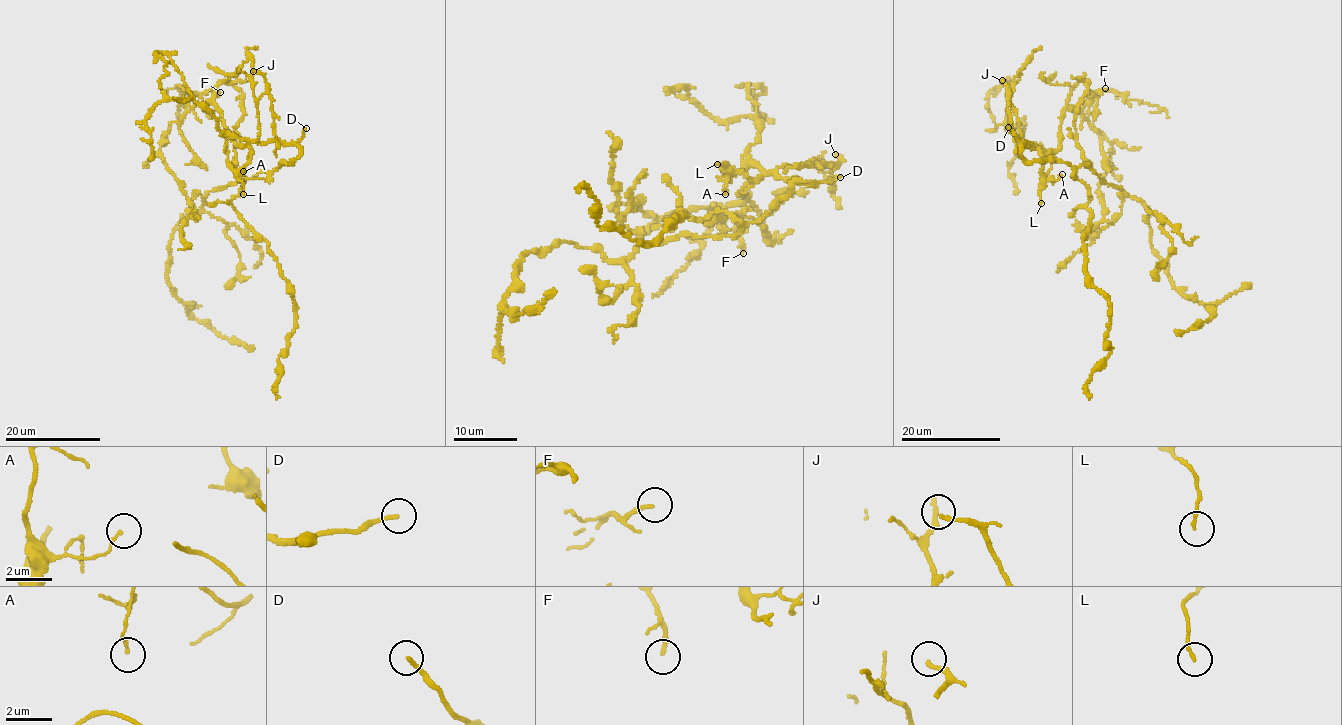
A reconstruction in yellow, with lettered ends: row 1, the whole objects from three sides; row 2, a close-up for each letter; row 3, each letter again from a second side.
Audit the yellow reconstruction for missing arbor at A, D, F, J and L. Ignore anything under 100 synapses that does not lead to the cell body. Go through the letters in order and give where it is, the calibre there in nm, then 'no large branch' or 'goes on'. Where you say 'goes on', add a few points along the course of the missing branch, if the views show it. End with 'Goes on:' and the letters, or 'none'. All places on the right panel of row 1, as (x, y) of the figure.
A: at (1062, 174); 130 nm thick; no large branch
D: at (1008, 127); 160 nm thick; goes on; missing branch runs (1008, 127), (1000, 106), (950, 65), (927, 62), (914, 66), (901, 75), (896, 85)
F: at (1105, 88); 180 nm thick; no large branch
J: at (1002, 80); 150 nm thick; no large branch
L: at (1041, 203); 130 nm thick; no large branch
Goes on: D

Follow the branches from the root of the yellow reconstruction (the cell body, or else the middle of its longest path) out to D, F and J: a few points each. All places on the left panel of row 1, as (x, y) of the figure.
D: (286, 162), (292, 163), (301, 153), (301, 147), (296, 143), (306, 128)
F: (286, 162), (301, 153), (296, 145), (278, 139), (237, 146), (212, 101), (198, 104), (191, 96), (220, 92)
J: (286, 162), (292, 163), (301, 153), (298, 146), (278, 139), (258, 141), (257, 102), (267, 82), (253, 71)

